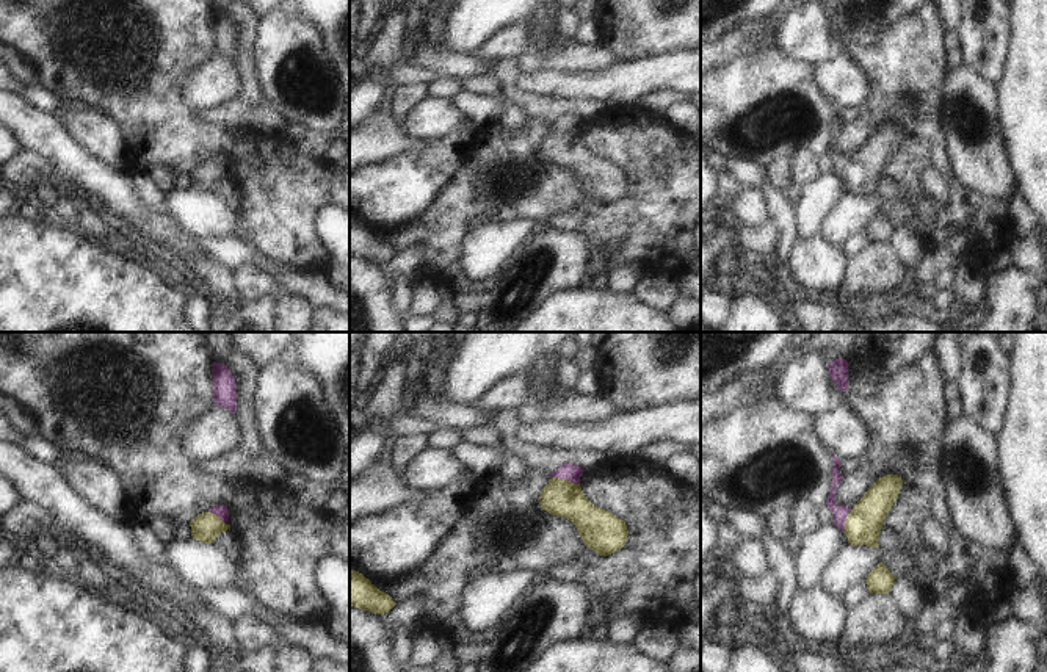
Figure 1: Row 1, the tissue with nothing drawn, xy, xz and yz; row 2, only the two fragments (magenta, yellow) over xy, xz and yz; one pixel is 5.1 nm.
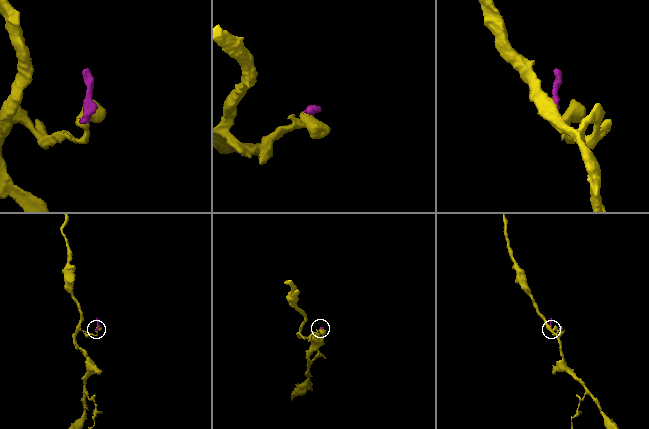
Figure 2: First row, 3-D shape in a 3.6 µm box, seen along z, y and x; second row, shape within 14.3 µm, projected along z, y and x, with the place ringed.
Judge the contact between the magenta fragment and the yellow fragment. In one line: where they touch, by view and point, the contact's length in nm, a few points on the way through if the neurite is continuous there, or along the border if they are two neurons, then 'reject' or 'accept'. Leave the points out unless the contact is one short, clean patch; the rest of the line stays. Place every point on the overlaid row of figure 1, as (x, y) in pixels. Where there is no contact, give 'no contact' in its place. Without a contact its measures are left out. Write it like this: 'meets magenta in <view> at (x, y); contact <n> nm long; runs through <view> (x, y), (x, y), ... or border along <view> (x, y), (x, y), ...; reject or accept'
meets magenta in xz at (566, 480); contact 150 nm long; runs through xz (569, 472), (566, 480), (563, 498); accept

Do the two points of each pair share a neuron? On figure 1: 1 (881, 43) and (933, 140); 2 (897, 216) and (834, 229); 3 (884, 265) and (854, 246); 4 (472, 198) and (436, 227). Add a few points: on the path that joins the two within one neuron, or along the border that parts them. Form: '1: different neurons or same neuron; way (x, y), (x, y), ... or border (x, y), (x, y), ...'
1: same neuron; way (903, 66), (906, 82), (920, 97), (920, 116)
2: same neuron; way (881, 207), (865, 207), (850, 215)
3: different neurons; border (870, 243), (848, 259)
4: same neuron; way (463, 204), (445, 221)

